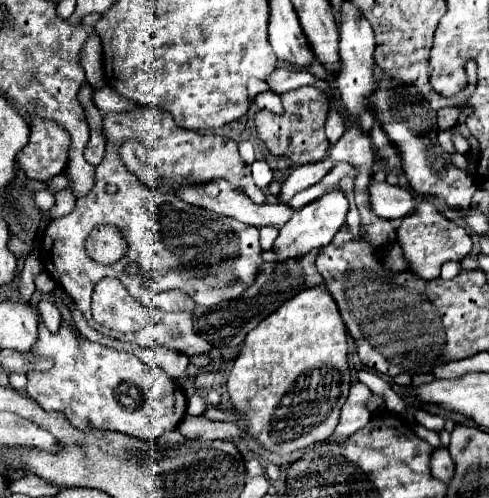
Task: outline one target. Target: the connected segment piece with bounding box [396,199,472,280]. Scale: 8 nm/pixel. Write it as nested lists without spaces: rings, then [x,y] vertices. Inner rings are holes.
[[[424,199],[418,208],[402,218],[400,228],[396,230],[398,244],[410,270],[420,276],[422,280],[434,280],[440,276],[440,266],[448,260],[462,260],[472,250],[472,240],[468,232],[456,224],[452,224],[444,214],[440,214],[428,200]]]

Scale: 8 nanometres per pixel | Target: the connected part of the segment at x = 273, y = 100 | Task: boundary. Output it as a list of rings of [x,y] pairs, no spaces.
[[[262,92],[262,94],[258,94],[256,96],[256,106],[260,108],[260,110],[270,110],[270,112],[274,112],[274,114],[284,114],[284,108],[282,108],[282,102],[280,102],[280,98],[278,98],[278,94],[274,94],[274,92]]]

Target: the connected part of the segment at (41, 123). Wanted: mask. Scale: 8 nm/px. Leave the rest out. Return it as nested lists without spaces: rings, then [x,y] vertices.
[[[34,116],[30,126],[30,142],[20,150],[16,162],[28,178],[50,180],[66,168],[70,136],[52,120]]]

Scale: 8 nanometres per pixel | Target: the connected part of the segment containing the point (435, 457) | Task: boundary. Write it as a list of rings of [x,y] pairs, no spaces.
[[[444,446],[436,448],[432,452],[432,458],[430,458],[430,470],[432,470],[432,476],[442,480],[442,482],[448,482],[454,474],[454,462],[448,454],[448,450]]]

